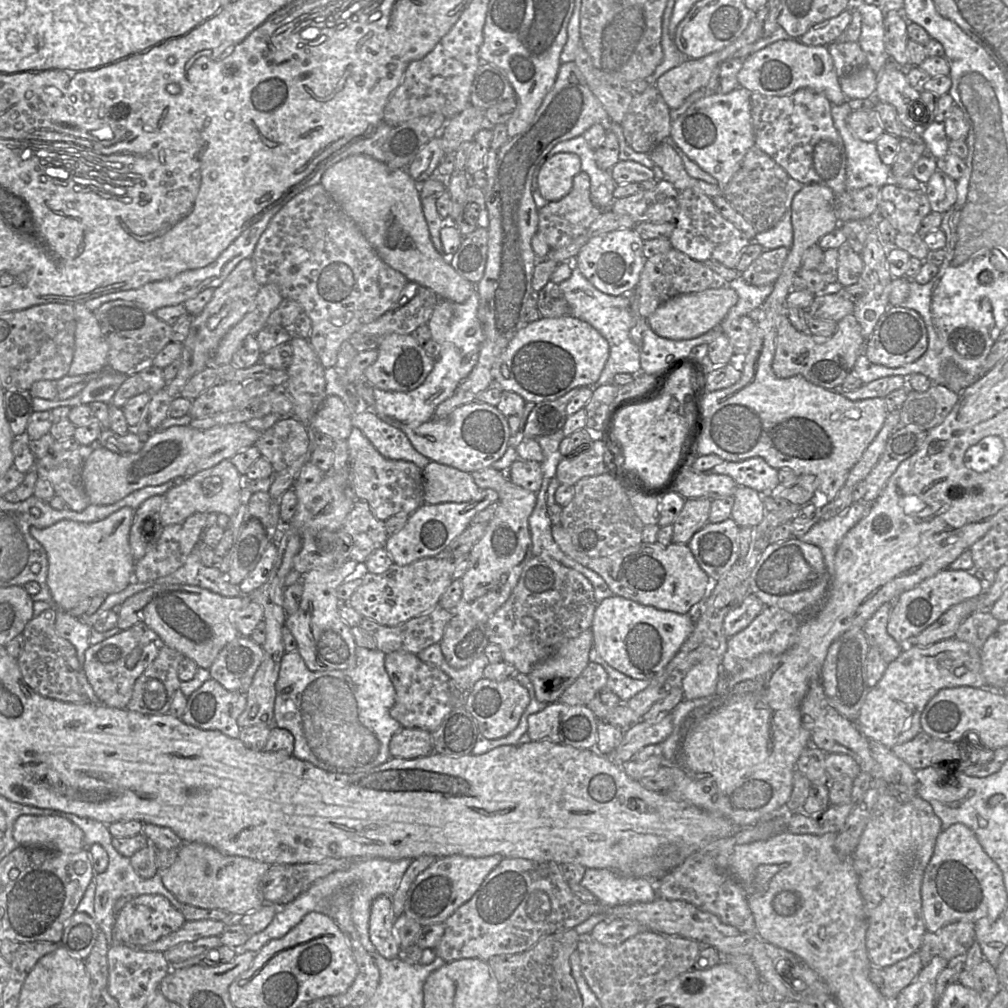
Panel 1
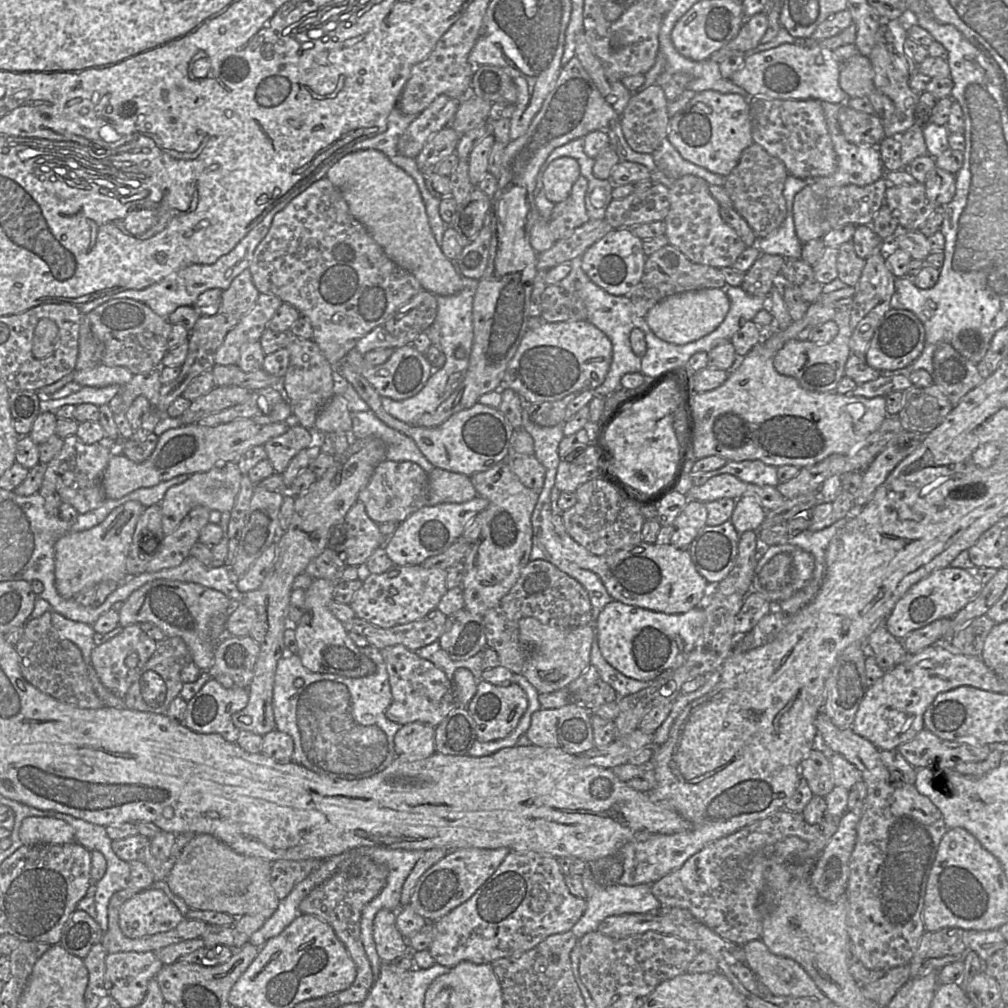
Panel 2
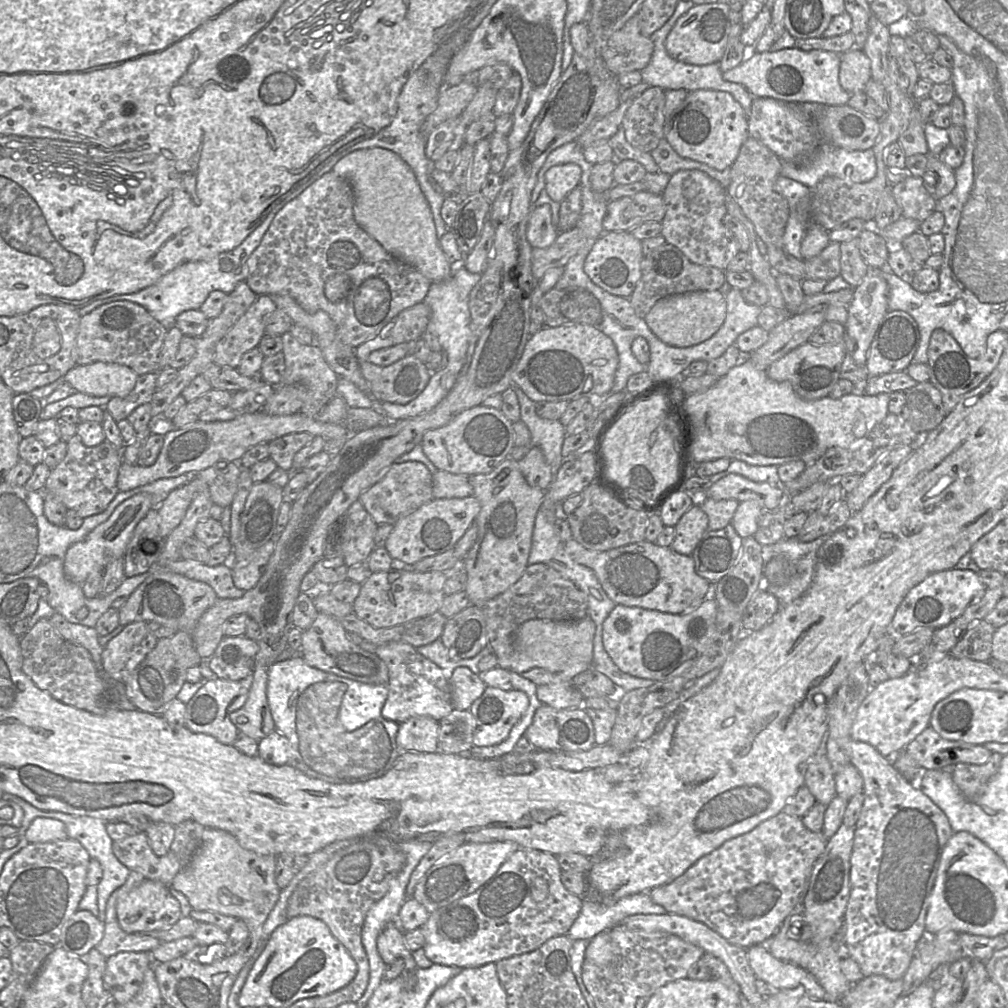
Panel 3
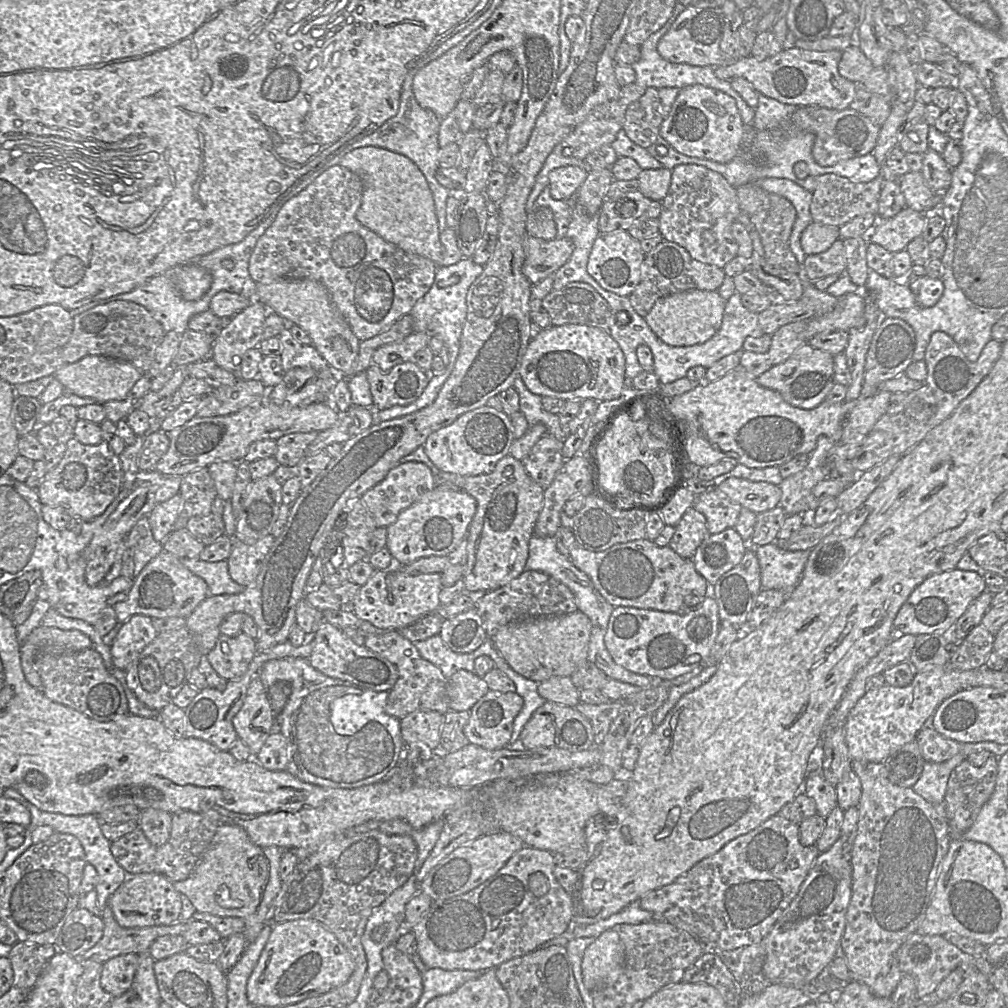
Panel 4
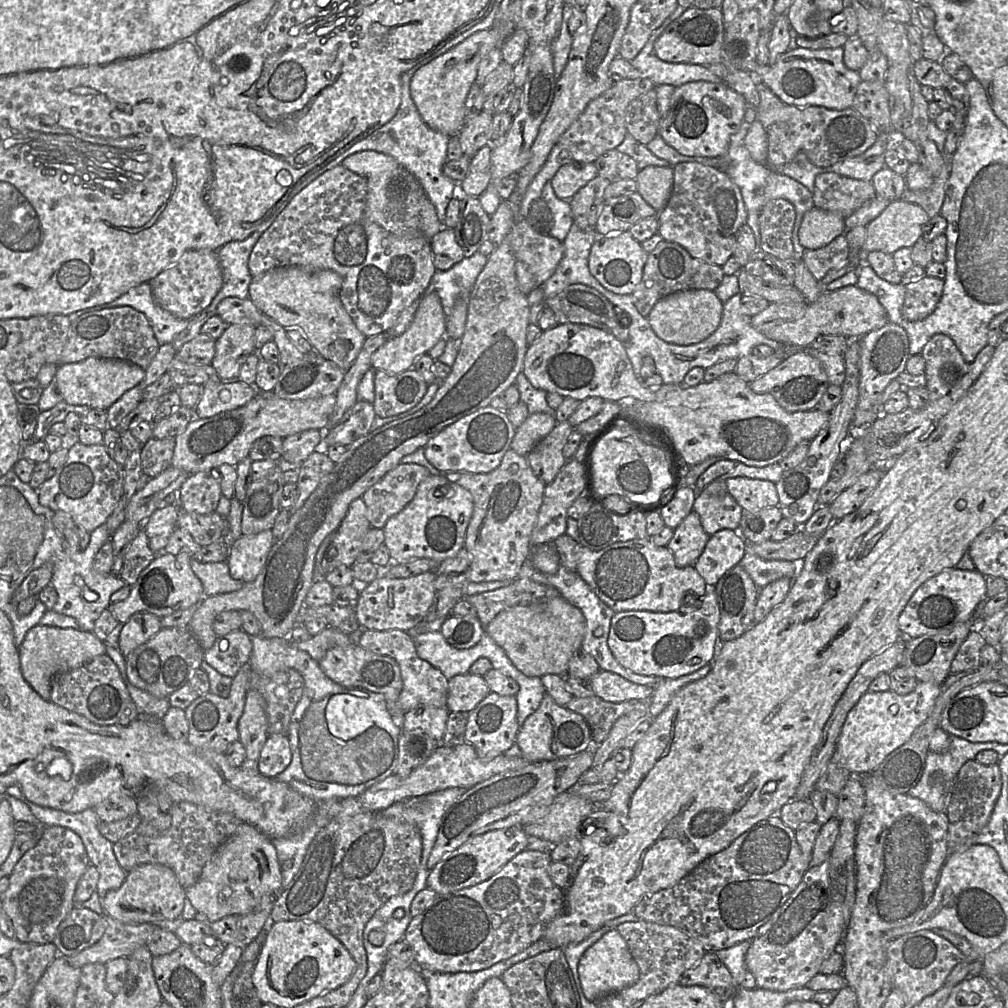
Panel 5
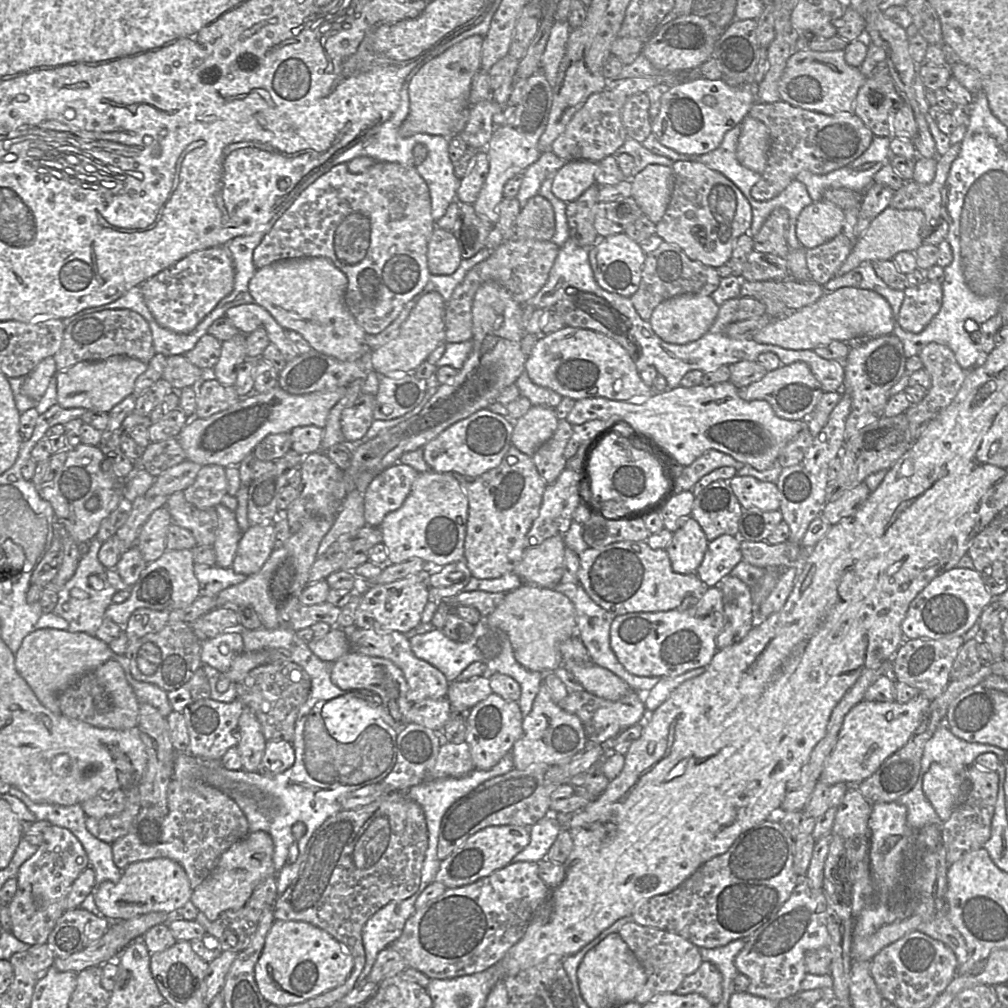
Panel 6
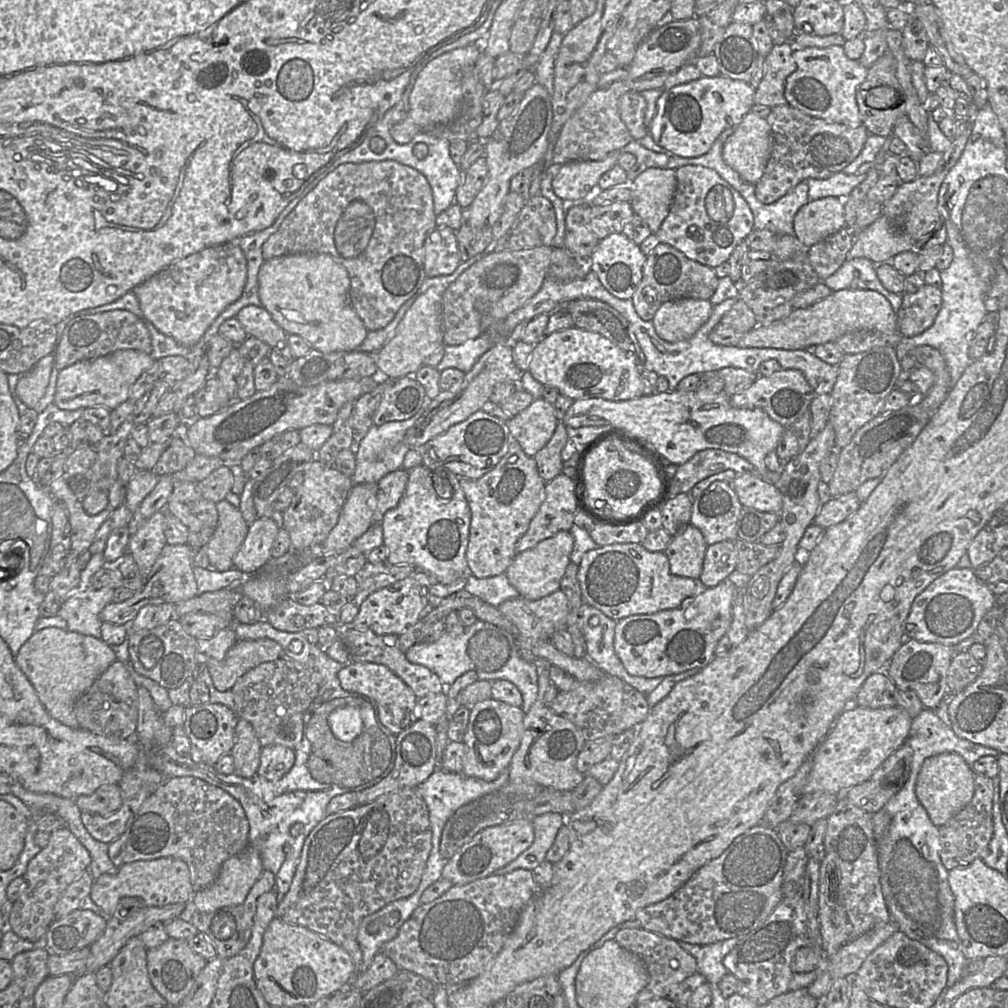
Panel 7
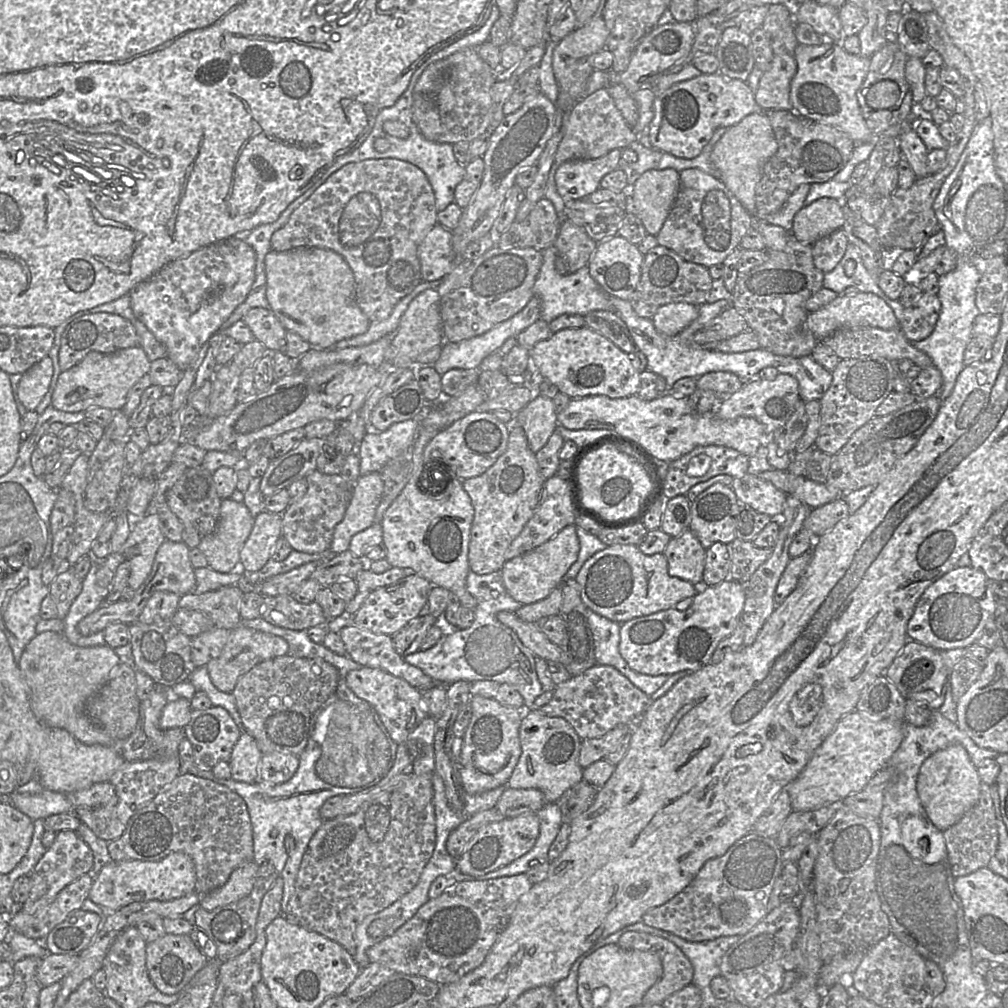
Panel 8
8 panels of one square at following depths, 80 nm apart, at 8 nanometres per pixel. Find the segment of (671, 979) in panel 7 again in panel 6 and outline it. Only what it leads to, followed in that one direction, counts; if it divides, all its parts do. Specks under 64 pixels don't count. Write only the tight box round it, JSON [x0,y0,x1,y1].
[618,921,703,1005]

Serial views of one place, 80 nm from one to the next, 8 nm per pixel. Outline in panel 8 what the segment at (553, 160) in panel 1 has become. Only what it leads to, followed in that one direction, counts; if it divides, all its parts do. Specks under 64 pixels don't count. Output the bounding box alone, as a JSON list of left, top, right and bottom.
[555,149,622,202]

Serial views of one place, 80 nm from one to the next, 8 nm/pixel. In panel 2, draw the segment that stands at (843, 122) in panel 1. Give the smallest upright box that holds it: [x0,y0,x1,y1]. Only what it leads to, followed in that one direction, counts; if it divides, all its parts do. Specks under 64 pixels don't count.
[805,102,885,187]

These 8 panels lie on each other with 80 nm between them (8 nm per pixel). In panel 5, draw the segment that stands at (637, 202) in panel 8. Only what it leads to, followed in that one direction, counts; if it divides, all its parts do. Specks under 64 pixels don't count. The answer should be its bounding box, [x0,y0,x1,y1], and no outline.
[635,166,674,213]

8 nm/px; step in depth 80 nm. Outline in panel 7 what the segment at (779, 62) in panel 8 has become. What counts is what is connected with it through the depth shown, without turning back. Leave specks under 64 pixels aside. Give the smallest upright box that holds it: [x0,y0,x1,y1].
[754,42,796,107]

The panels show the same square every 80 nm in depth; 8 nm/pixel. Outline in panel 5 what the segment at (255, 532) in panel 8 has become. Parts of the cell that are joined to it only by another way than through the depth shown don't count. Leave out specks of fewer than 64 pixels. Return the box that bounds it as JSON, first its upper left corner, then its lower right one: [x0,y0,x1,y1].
[227,530,273,583]

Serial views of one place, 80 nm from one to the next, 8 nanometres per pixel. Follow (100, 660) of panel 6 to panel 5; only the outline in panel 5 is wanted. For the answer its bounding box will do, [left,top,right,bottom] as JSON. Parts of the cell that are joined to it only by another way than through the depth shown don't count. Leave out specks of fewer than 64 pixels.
[19,625,106,701]

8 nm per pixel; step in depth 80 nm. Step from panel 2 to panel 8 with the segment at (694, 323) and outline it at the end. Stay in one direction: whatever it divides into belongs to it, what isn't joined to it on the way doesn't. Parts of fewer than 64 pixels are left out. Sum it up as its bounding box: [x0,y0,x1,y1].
[651,302,699,336]

